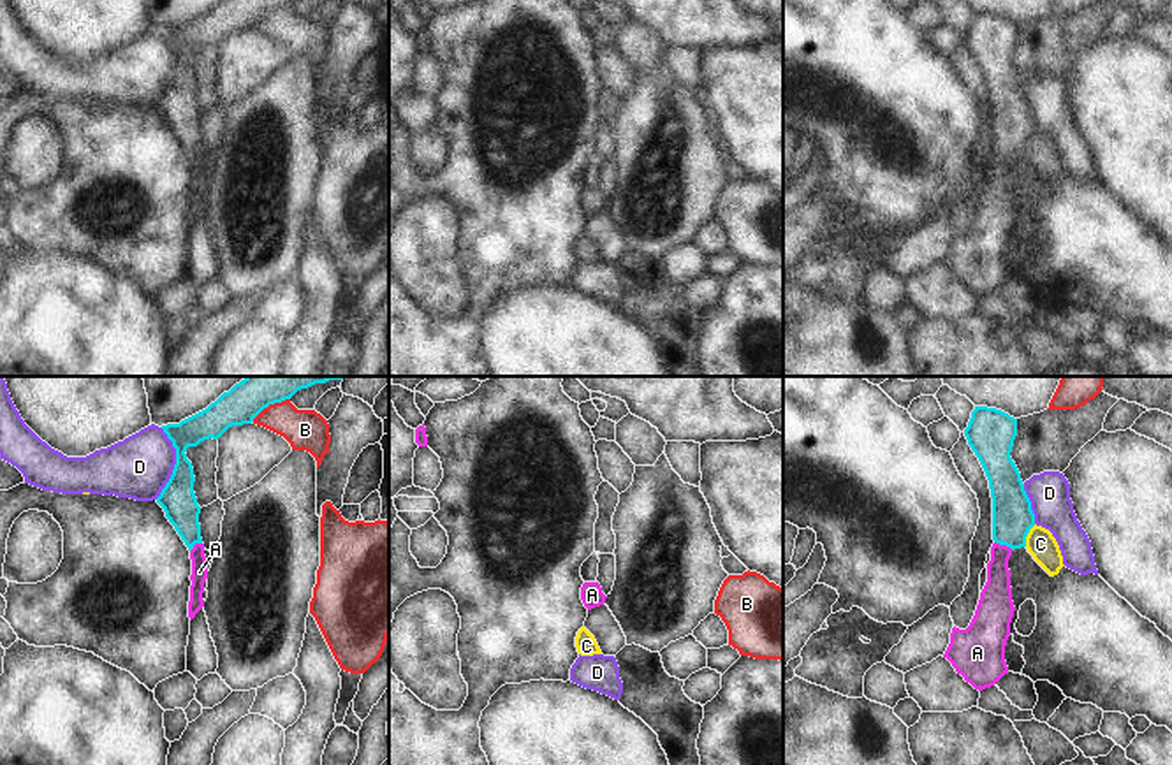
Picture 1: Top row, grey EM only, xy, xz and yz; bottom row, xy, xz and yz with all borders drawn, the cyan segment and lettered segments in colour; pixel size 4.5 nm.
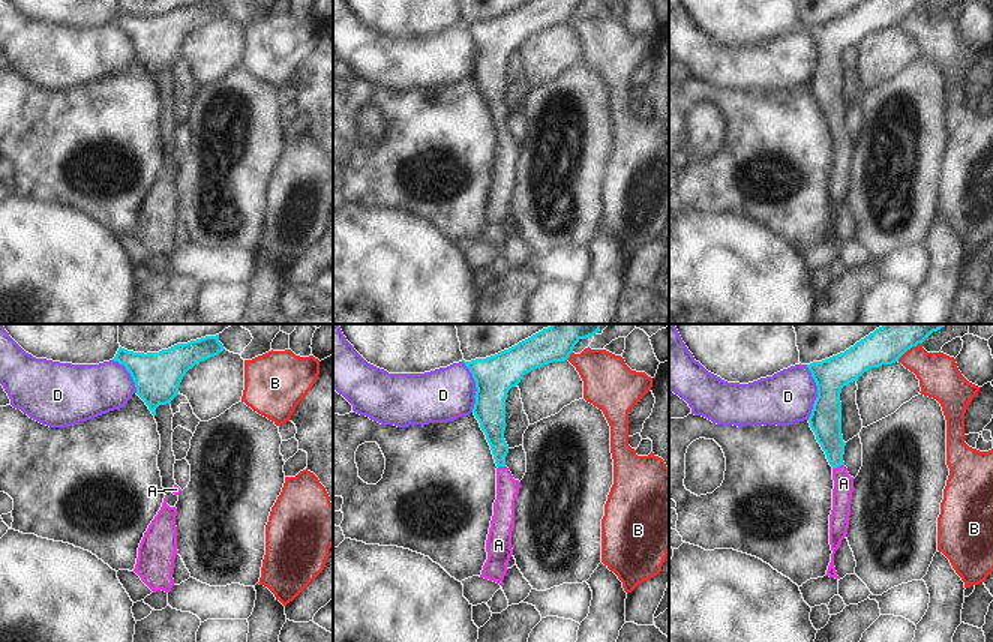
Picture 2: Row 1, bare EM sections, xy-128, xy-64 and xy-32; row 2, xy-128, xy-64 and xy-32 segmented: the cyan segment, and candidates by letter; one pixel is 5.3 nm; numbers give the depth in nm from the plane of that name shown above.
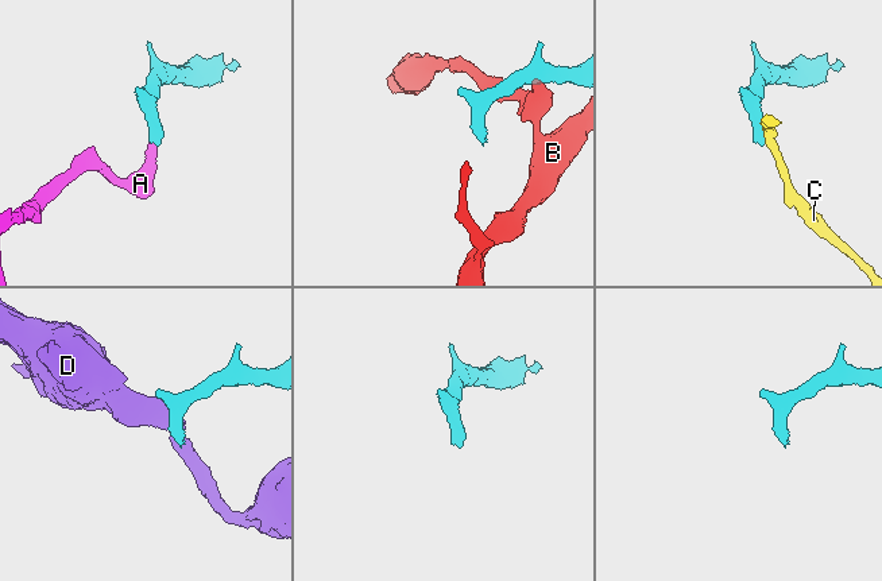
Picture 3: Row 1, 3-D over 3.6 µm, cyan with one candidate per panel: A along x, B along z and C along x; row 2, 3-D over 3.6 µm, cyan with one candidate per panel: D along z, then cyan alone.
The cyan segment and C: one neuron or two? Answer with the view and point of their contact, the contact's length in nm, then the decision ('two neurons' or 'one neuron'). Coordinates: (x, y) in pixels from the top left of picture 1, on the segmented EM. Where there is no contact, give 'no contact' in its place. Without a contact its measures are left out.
yz (1026, 535) | 120 nm | two neurons

